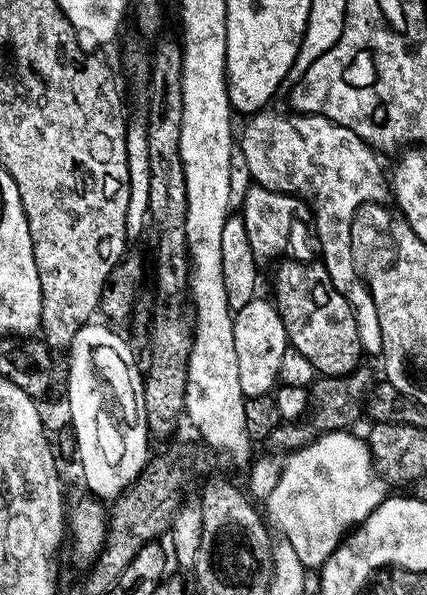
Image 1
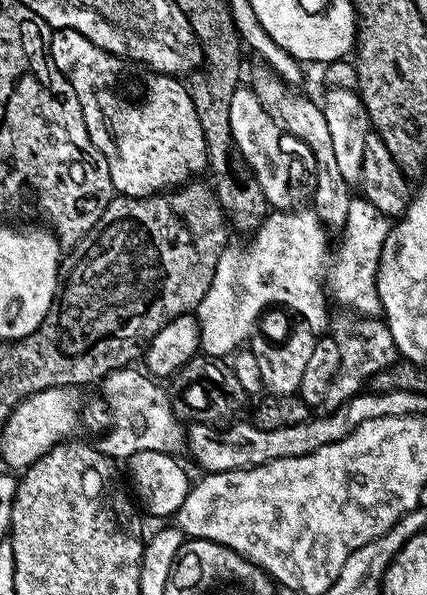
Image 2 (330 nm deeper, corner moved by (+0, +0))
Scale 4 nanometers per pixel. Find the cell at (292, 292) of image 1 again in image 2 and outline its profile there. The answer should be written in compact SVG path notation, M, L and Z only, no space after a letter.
M69 28L53 31L50 51L57 68L72 68L67 77L78 94L82 118L94 146L98 146L110 166L110 182L119 195L150 196L171 190L199 177L196 175L208 168L208 147L202 134L202 122L198 122L198 110L194 110L192 95L183 79L167 76L164 72L153 72L134 60L115 56L113 52L94 46L94 42L78 34L78 30Z

